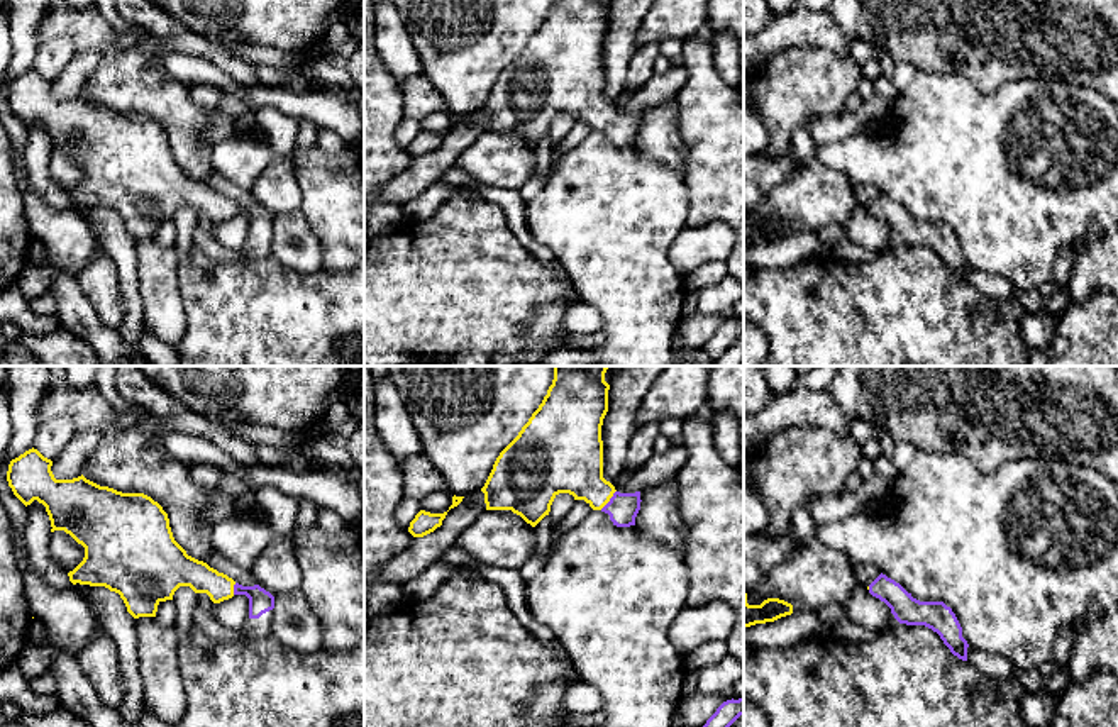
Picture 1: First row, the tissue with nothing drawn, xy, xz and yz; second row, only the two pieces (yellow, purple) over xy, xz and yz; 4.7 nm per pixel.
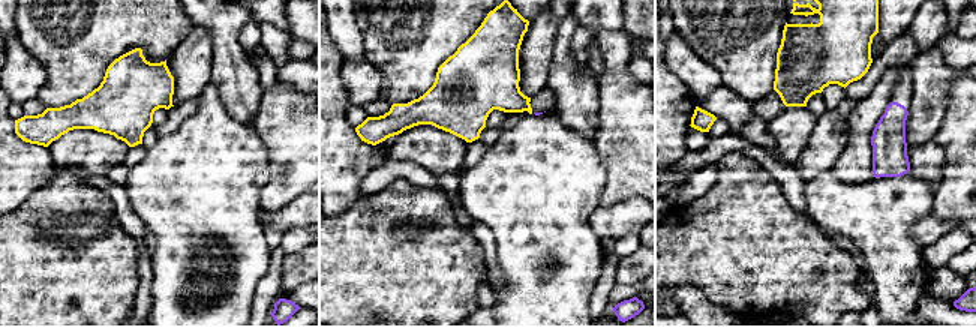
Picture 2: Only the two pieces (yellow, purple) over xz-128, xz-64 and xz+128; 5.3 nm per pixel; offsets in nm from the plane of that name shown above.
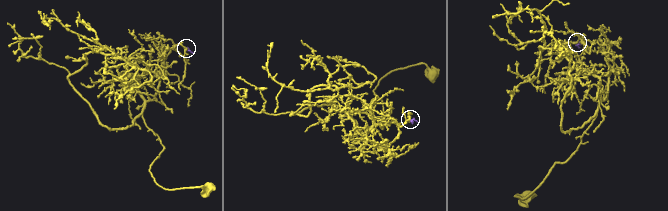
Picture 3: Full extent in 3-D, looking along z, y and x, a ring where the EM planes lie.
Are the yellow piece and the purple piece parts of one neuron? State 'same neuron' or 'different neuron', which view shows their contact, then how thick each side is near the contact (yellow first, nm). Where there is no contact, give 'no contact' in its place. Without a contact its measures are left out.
same neuron | xz | 280/140 nm

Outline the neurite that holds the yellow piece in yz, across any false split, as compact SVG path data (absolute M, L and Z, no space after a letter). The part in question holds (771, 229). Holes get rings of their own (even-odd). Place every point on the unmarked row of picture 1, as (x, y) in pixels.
M744 210L744 247L774 242L791 234L793 225L779 219L767 219L761 225L749 225L747 214Z

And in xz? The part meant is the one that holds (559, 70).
M552 0L539 29L496 78L481 108L486 130L512 130L535 147L549 136L554 119L569 114L608 134L617 147L635 146L640 112L620 114L603 98L601 46L608 32L608 10L605 0Z

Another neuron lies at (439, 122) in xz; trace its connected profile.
M434 114L420 122L422 130L430 134L444 134L452 125L452 117L449 114Z

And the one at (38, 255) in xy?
M30 239L30 249L29 249L29 263L37 266L47 266L49 264L49 254L46 251L46 246L41 239Z

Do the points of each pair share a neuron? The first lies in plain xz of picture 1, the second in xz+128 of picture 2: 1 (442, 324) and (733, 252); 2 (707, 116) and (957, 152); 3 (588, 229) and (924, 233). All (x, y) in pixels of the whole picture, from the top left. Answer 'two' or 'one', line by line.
1: one
2: one
3: two

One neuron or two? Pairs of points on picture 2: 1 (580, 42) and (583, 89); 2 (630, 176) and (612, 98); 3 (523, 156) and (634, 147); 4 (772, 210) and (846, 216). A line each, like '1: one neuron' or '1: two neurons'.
1: two neurons
2: one neuron
3: two neurons
4: two neurons

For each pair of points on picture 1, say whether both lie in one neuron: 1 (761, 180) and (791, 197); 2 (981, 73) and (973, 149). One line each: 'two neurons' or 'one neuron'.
1: two neurons
2: two neurons

